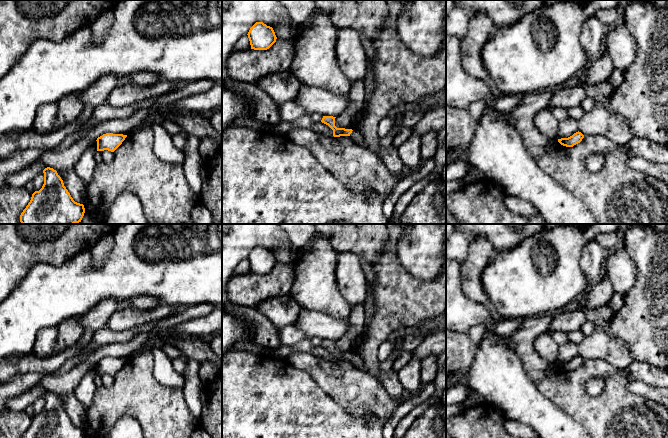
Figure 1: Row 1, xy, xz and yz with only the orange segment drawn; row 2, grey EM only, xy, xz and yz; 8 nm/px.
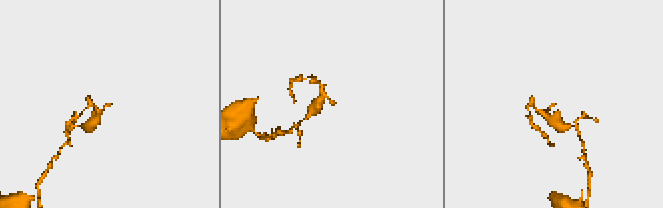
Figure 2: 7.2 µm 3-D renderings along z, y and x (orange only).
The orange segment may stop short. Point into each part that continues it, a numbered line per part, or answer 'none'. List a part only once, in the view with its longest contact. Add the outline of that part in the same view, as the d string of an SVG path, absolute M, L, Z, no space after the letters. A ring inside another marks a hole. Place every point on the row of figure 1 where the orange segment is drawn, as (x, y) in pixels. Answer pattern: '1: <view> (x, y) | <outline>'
1: xz (355, 135) | M353 129L352 133L350 134L350 137L358 145L360 145L360 146L363 145L364 138L357 130Z

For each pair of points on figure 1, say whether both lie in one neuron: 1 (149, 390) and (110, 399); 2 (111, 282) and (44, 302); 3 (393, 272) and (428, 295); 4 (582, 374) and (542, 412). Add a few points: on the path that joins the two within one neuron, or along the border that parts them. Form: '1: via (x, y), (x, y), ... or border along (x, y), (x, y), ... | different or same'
1: via (139, 393), (133, 393), (120, 399) | same
2: via (94, 285), (76, 286), (71, 290), (61, 292) | same
3: via (402, 281), (416, 295), (419, 295) | same
4: border along (536, 385), (546, 397), (571, 416) | different

